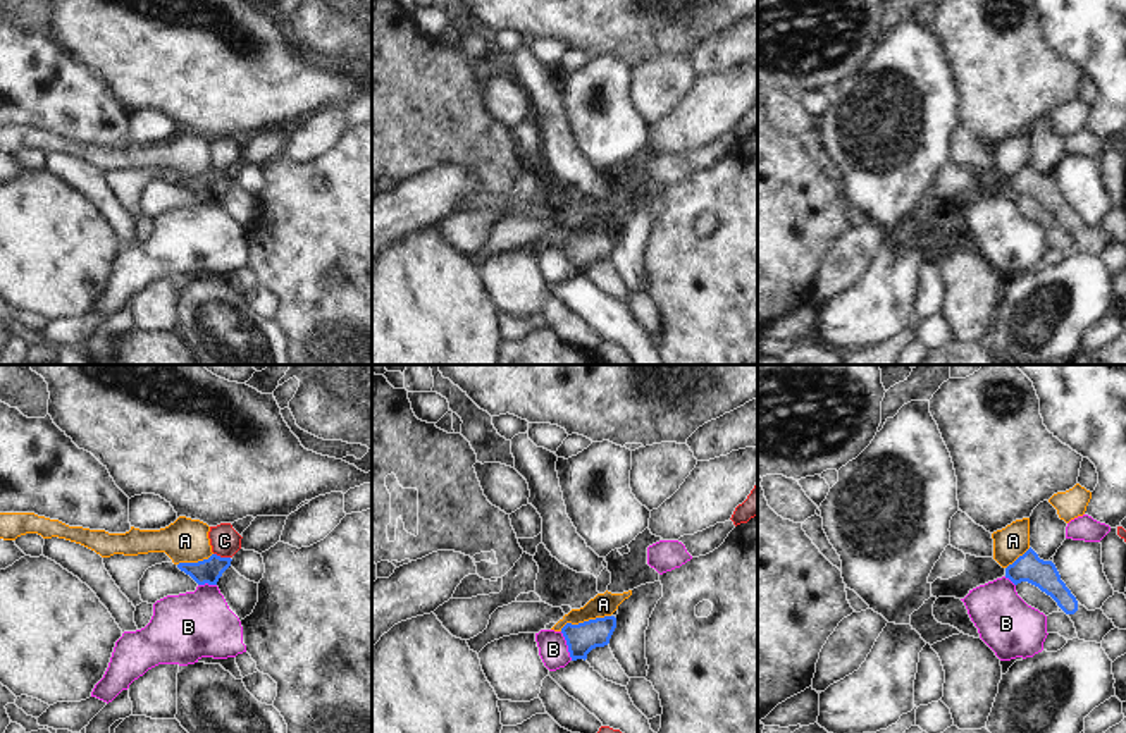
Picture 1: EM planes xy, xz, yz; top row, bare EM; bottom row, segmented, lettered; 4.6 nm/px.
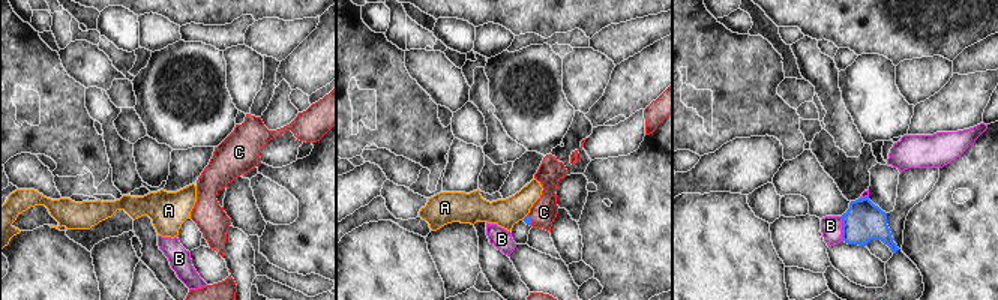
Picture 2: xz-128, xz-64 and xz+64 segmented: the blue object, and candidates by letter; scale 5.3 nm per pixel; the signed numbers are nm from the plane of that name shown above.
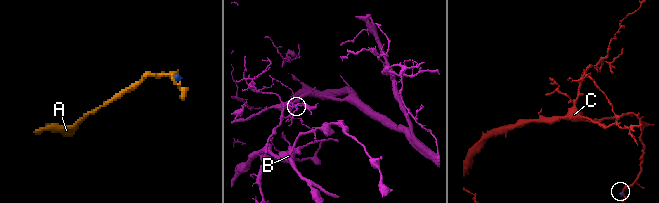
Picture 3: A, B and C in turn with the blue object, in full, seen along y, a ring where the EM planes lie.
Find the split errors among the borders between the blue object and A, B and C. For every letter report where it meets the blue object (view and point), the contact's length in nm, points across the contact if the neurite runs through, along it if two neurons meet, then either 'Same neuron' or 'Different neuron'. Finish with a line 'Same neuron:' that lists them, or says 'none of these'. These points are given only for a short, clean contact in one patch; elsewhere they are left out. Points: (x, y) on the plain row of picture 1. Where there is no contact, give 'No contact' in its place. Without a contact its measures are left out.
A: Touches blue at xz (584, 236). Shared border 260 nm. Boundary: xz (610, 229), (567, 238), (560, 245). Different neuron
B: Touches blue at xz (567, 258). Shared border 150 nm. Boundary: xz (560, 246), (572, 274). Different neuron
C: Touches blue at xy (222, 172). Shared border 80 nm. Path across: xy (209, 184), (222, 172), (224, 155). Same neuron
Same neuron: C

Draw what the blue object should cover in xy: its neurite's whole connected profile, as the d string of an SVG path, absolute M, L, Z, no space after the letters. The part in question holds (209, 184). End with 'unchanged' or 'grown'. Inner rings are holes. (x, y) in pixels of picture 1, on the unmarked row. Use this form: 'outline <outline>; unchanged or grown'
outline M231 138L210 141L212 170L198 177L179 177L177 182L189 189L198 200L217 200L222 188L231 181L231 172L241 163L241 150Z; grown

